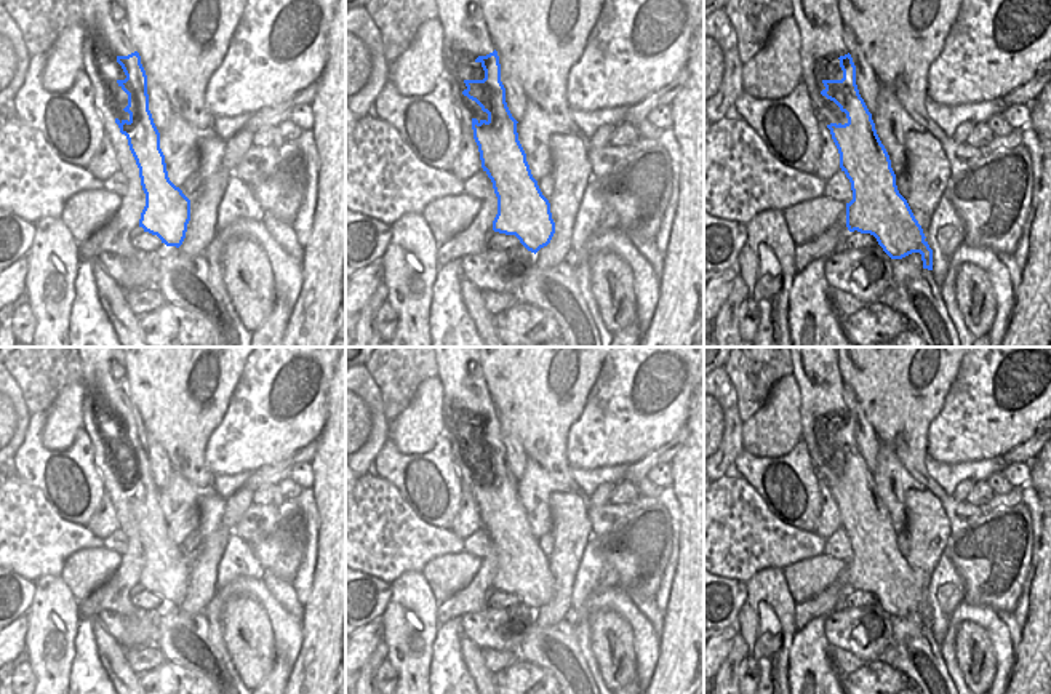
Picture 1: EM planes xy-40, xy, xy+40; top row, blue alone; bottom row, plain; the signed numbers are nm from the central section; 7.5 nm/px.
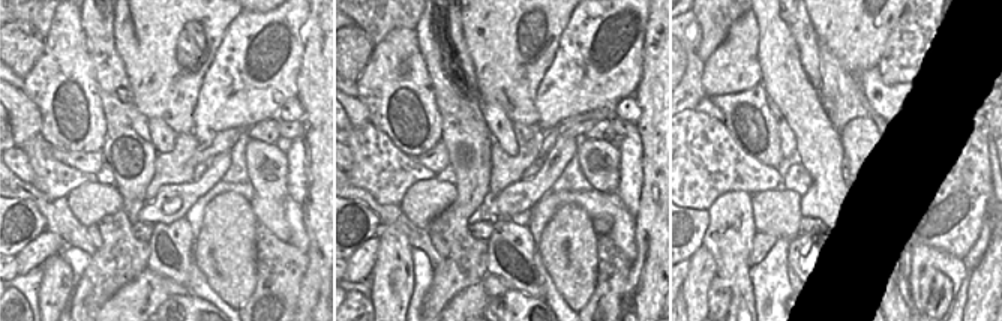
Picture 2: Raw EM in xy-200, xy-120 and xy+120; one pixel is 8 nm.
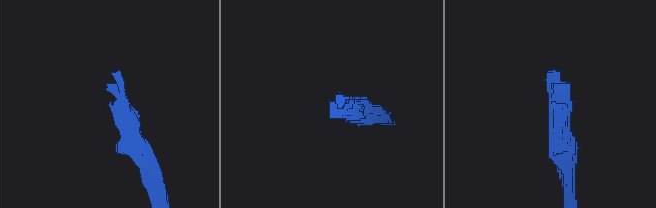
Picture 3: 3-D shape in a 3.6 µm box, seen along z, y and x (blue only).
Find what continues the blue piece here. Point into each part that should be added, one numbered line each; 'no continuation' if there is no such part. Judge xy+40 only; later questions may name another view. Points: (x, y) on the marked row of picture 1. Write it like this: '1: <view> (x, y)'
1: xy+40 (821, 29)

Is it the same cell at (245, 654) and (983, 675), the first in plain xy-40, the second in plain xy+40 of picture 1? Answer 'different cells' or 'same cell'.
same cell

